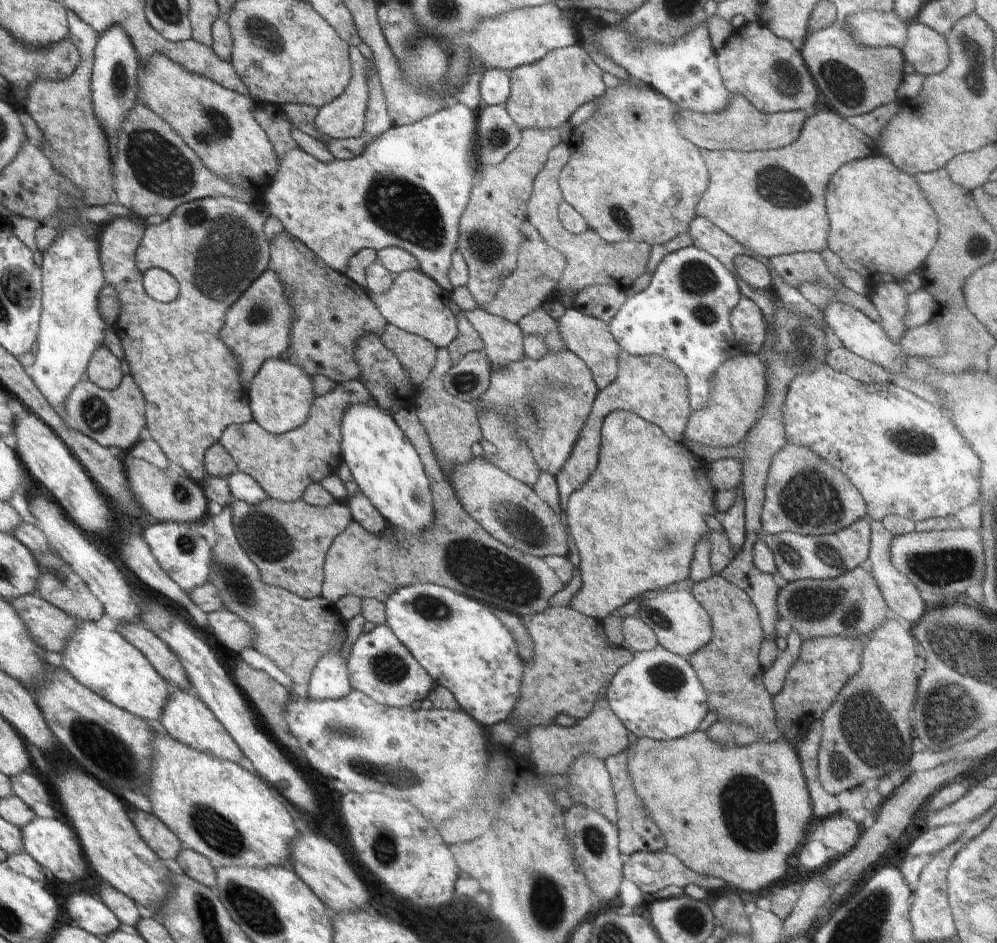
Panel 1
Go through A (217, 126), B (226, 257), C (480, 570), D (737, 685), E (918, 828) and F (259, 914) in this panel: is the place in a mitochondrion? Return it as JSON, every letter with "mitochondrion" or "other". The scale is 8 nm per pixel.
{"A":"mitochondrion","B":"mitochondrion","C":"mitochondrion","D":"other","E":"other","F":"mitochondrion"}

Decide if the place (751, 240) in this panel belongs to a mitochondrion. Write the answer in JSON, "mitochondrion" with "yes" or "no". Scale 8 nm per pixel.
{"mitochondrion":"no"}

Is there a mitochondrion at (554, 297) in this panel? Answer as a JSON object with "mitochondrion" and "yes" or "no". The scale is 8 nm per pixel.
{"mitochondrion":"no"}

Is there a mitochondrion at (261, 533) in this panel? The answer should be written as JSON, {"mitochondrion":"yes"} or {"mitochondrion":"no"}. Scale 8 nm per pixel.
{"mitochondrion":"yes"}

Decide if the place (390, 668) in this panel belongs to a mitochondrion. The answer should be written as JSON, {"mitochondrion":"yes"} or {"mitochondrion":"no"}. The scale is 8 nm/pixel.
{"mitochondrion":"yes"}

